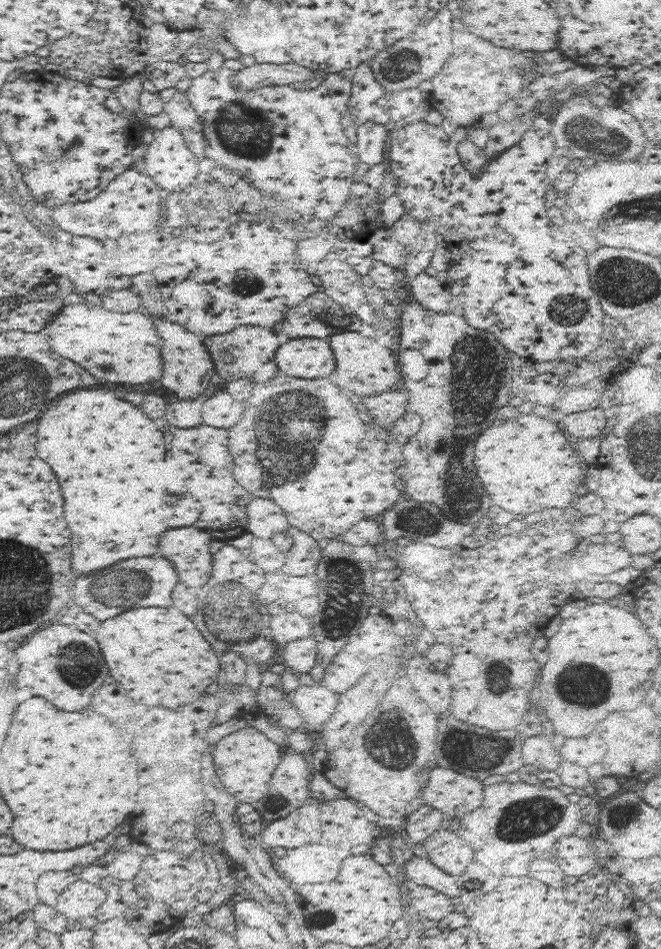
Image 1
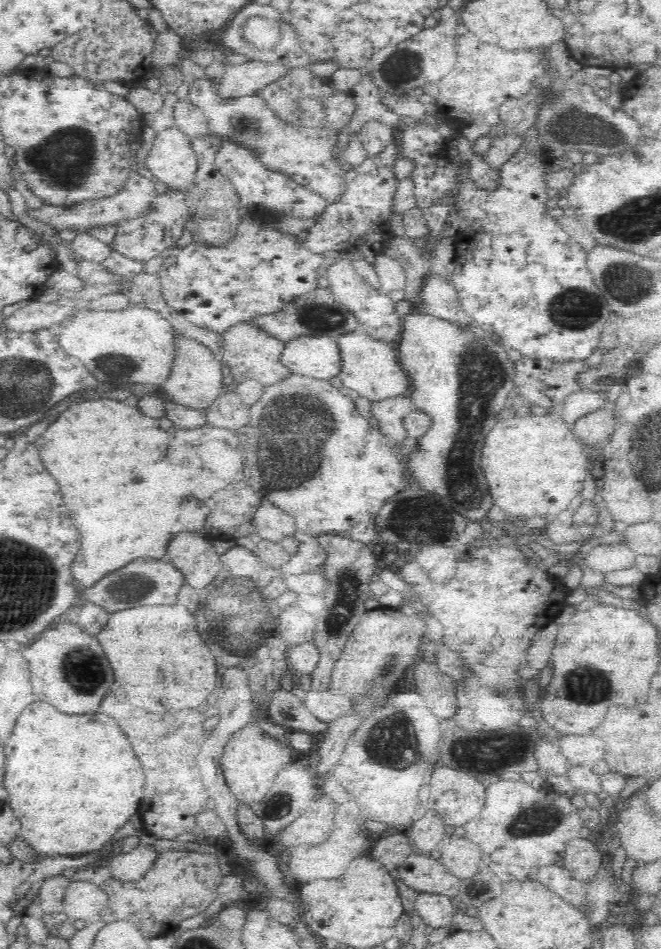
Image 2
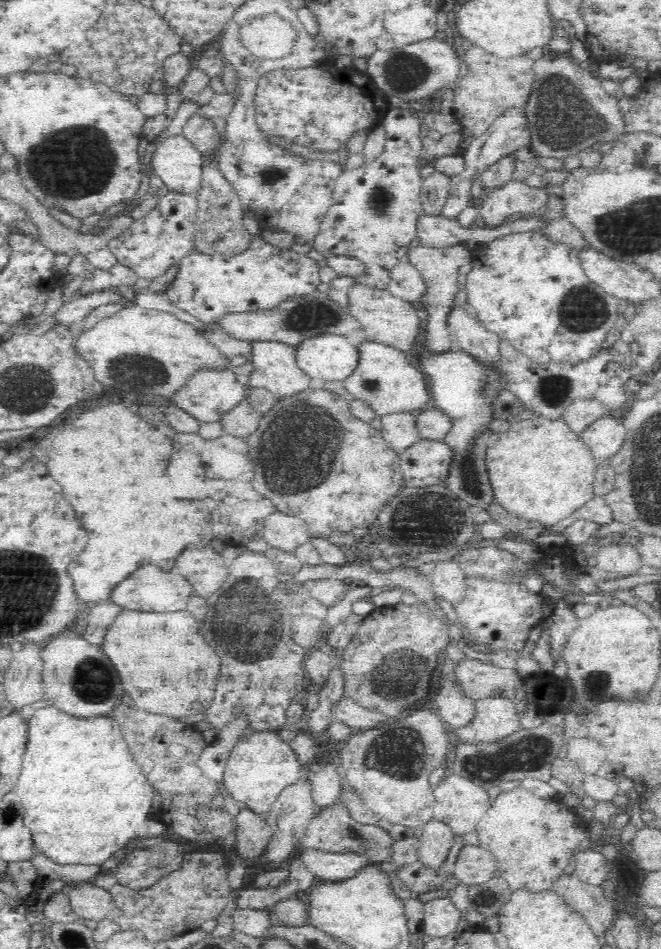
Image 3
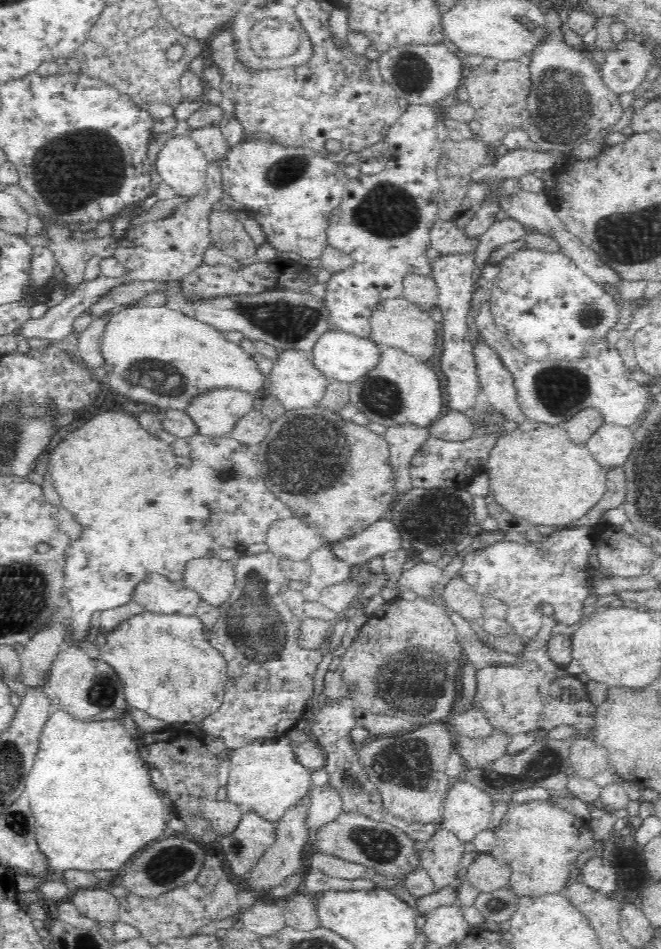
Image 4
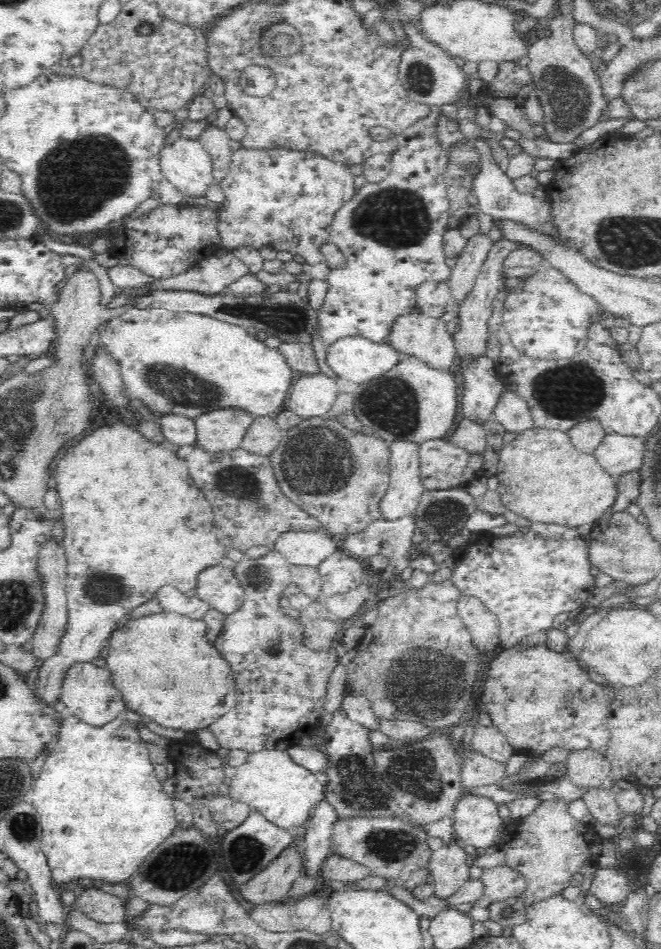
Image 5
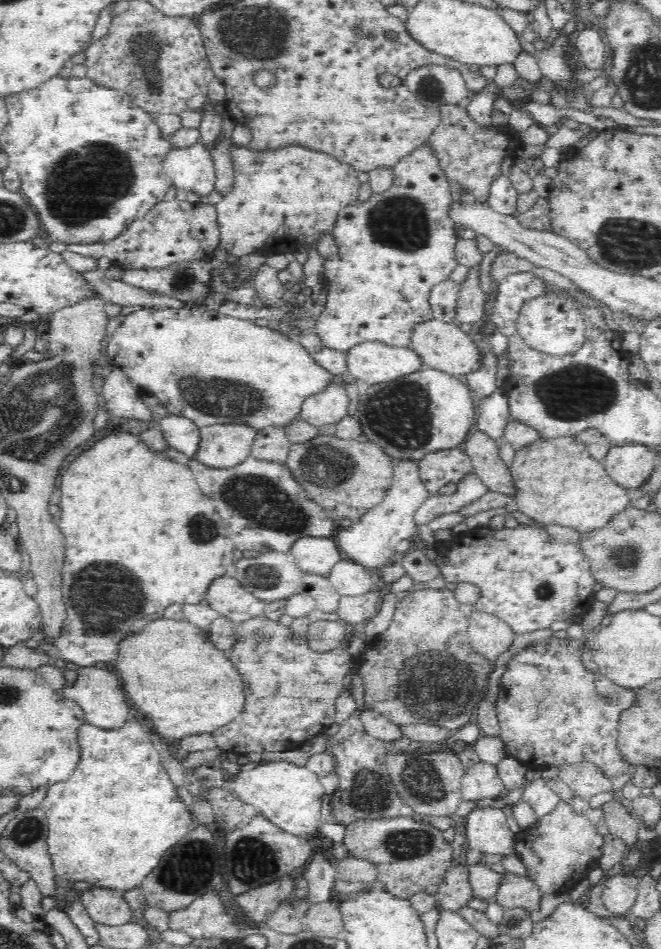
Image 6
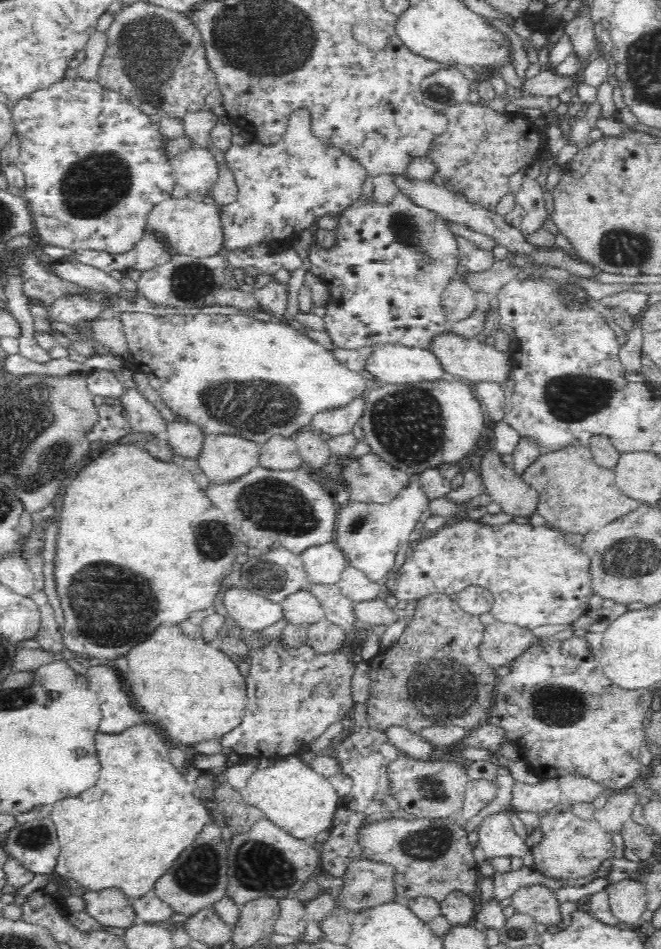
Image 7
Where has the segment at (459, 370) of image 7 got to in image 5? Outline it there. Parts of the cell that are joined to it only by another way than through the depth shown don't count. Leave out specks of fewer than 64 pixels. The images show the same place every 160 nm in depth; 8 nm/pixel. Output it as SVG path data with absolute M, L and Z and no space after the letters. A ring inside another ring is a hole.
M416 309L394 318L390 332L386 336L386 344L399 354L417 357L428 367L451 372L458 362L454 337L446 330L446 322L441 318L427 316L426 313Z

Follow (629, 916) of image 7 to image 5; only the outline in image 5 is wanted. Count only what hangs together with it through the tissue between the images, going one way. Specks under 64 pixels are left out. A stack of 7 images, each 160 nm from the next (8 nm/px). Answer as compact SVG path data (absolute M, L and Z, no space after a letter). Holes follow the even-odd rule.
M599 868L594 872L592 886L589 888L600 901L613 907L618 906L632 891L632 886L619 869Z

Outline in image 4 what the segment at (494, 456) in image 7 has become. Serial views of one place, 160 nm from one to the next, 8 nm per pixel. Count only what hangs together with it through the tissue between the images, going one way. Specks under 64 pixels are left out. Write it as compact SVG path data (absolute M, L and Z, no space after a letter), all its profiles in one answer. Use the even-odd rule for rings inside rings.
M446 408L427 429L430 436L450 442L463 441L474 434L474 425L464 412L452 408Z

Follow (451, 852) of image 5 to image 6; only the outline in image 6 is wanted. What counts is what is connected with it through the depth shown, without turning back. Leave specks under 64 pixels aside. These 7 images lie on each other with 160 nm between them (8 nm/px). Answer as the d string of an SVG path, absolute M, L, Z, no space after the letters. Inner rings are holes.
M456 862L444 872L444 878L437 888L437 902L443 909L460 910L471 900L469 866Z

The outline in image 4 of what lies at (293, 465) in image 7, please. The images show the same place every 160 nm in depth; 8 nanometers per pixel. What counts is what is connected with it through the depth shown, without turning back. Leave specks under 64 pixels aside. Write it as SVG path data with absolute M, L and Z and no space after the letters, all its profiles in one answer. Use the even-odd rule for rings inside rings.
M259 407L250 409L244 413L228 432L228 436L234 440L245 443L253 449L267 435L271 420L268 420L261 412Z

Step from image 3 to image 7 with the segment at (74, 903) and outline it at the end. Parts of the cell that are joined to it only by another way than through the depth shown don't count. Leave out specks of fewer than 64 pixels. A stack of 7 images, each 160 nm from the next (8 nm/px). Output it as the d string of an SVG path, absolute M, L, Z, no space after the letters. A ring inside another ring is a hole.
M119 889L87 891L84 895L85 909L98 924L106 927L126 928L134 924L135 910Z

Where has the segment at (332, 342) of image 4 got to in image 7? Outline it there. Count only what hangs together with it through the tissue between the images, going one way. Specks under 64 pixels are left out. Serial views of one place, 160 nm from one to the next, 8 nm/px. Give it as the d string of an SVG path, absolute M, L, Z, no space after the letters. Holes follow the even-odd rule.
M398 344L376 345L366 358L363 369L385 385L447 378L430 350Z

